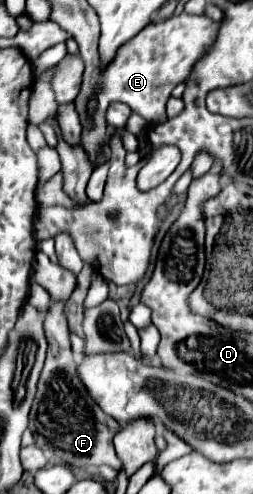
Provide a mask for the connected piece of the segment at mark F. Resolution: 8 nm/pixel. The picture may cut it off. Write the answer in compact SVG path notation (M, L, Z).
M63 301L53 303L45 317L43 327L49 349L39 377L33 409L29 415L29 429L39 449L59 457L69 467L89 469L109 465L113 469L121 469L121 461L117 459L113 449L113 437L121 429L121 425L91 399L87 387L77 375L77 363L71 355L69 329L63 315L63 305Z

